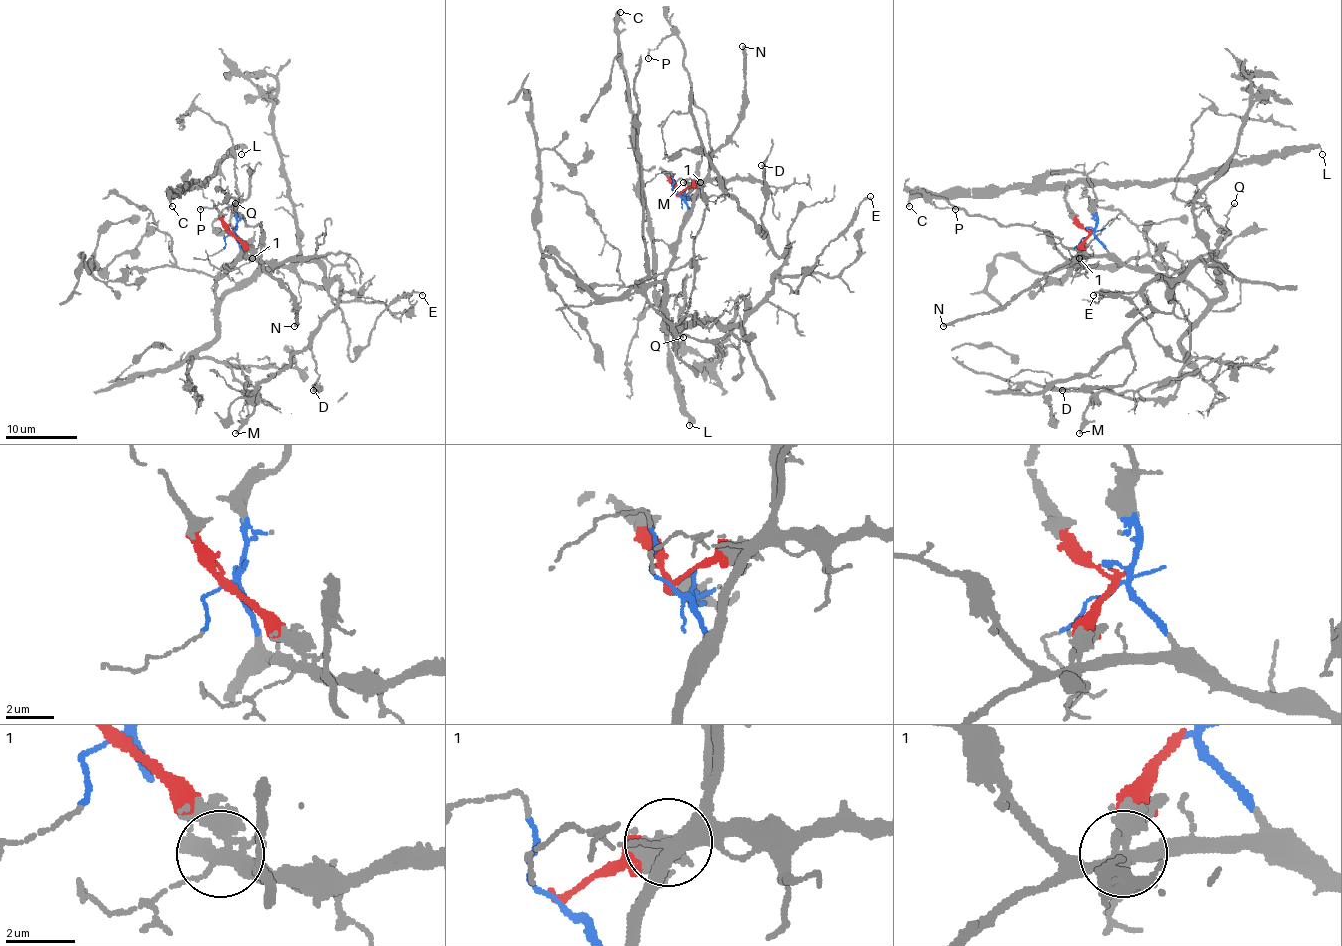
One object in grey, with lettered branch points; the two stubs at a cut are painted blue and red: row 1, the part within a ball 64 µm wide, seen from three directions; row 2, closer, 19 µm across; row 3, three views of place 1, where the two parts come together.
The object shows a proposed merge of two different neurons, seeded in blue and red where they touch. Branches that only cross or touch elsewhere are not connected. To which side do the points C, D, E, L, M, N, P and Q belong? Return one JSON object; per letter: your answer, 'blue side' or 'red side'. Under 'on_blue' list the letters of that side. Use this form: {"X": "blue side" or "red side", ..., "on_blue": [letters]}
{"C": "red side", "D": "blue side", "E": "blue side", "L": "red side", "M": "blue side", "N": "blue side", "P": "blue side", "Q": "blue side", "on_blue": ["D", "E", "M", "N", "P", "Q"]}

